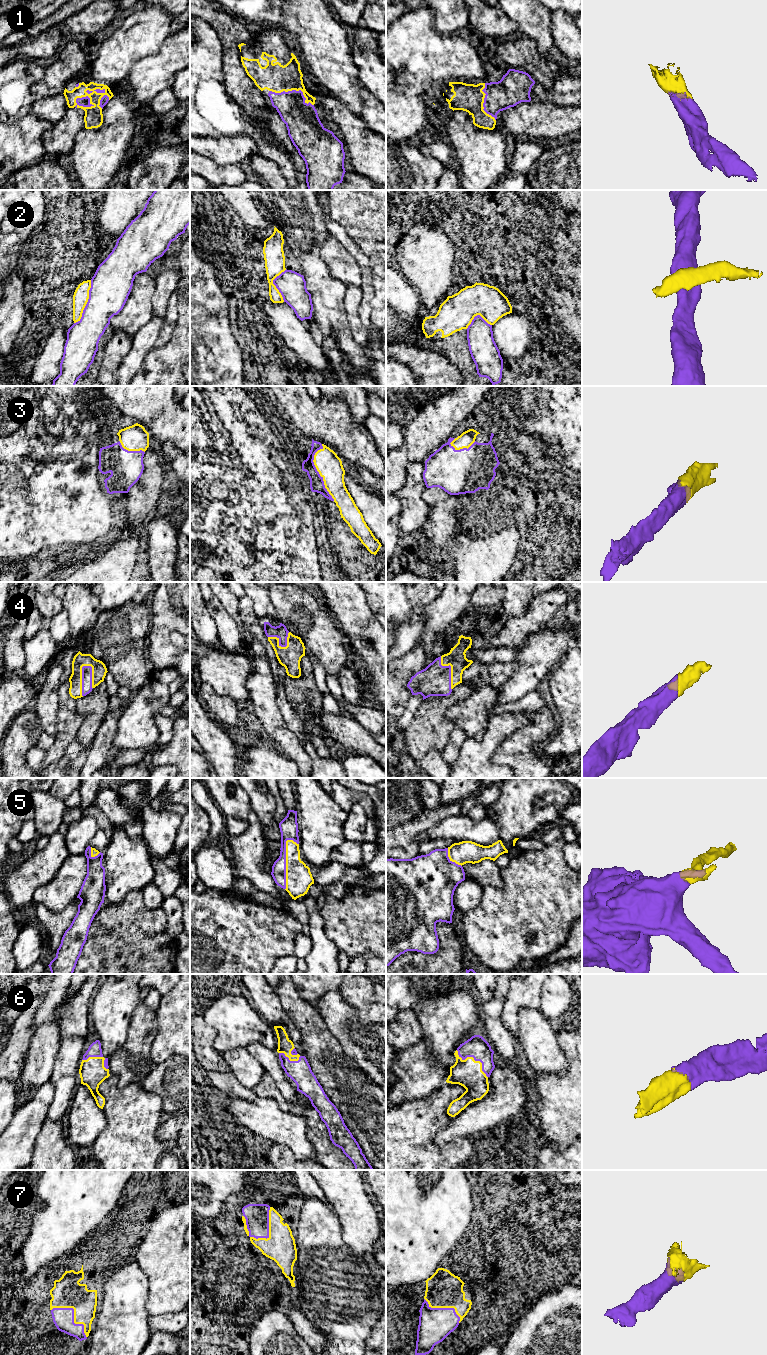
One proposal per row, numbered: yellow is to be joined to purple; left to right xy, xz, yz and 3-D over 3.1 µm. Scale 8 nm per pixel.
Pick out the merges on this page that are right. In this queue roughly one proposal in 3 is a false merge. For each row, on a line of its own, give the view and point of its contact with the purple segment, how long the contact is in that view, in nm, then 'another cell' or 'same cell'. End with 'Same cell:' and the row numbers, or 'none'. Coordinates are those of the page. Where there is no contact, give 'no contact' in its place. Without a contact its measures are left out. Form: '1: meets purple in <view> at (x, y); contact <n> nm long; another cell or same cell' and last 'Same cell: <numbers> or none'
1: meets purple in xy at (89, 93); contact 300 nm long; same cell
2: meets purple in xy at (87, 302); contact 380 nm long; another cell
3: meets purple in xz at (318, 472); contact 460 nm long; same cell
4: meets purple in xy at (82, 678); contact 260 nm long; same cell
5: meets purple in xz at (285, 862); contact 420 nm long; same cell
6: meets purple in yz at (475, 1060); contact 340 nm long; same cell
7: meets purple in xz at (268, 1231); contact 300 nm long; same cell
Same cell: 1, 3, 4, 5, 6, 7

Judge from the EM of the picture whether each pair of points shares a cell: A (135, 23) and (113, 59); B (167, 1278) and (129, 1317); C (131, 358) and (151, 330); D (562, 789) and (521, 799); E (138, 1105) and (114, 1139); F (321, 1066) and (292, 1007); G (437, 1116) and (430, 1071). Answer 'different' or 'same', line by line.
A: same
B: different
C: same
D: same
E: same
F: same
G: different

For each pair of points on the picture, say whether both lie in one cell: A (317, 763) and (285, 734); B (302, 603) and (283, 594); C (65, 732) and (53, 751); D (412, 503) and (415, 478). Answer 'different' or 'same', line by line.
A: different
B: same
C: same
D: same

